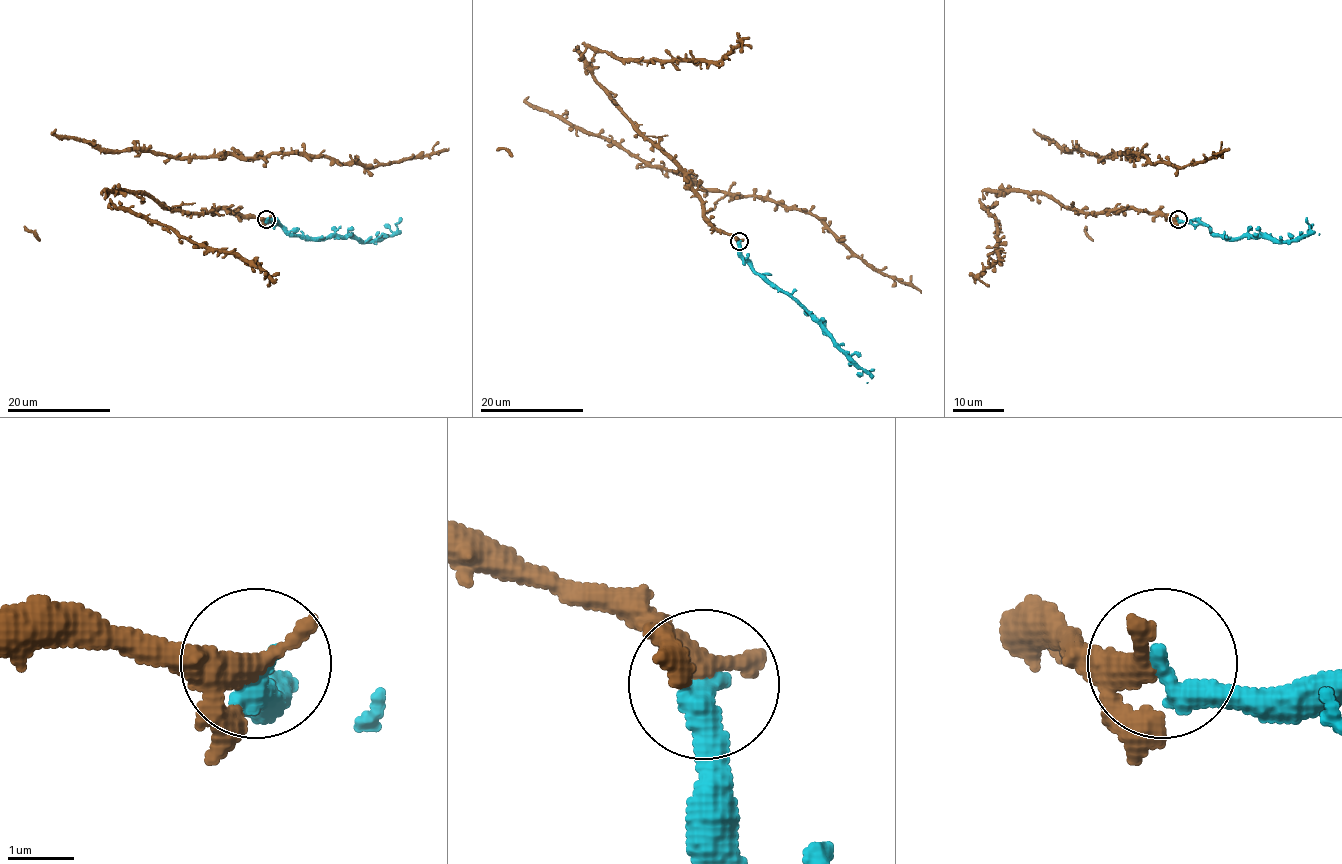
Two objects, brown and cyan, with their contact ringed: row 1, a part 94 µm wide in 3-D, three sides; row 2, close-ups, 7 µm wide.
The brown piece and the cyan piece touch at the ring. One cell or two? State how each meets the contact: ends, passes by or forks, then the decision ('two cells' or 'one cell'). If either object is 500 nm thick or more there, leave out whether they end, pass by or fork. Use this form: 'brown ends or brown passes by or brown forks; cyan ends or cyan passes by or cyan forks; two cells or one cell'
brown ends; cyan ends; one cell

